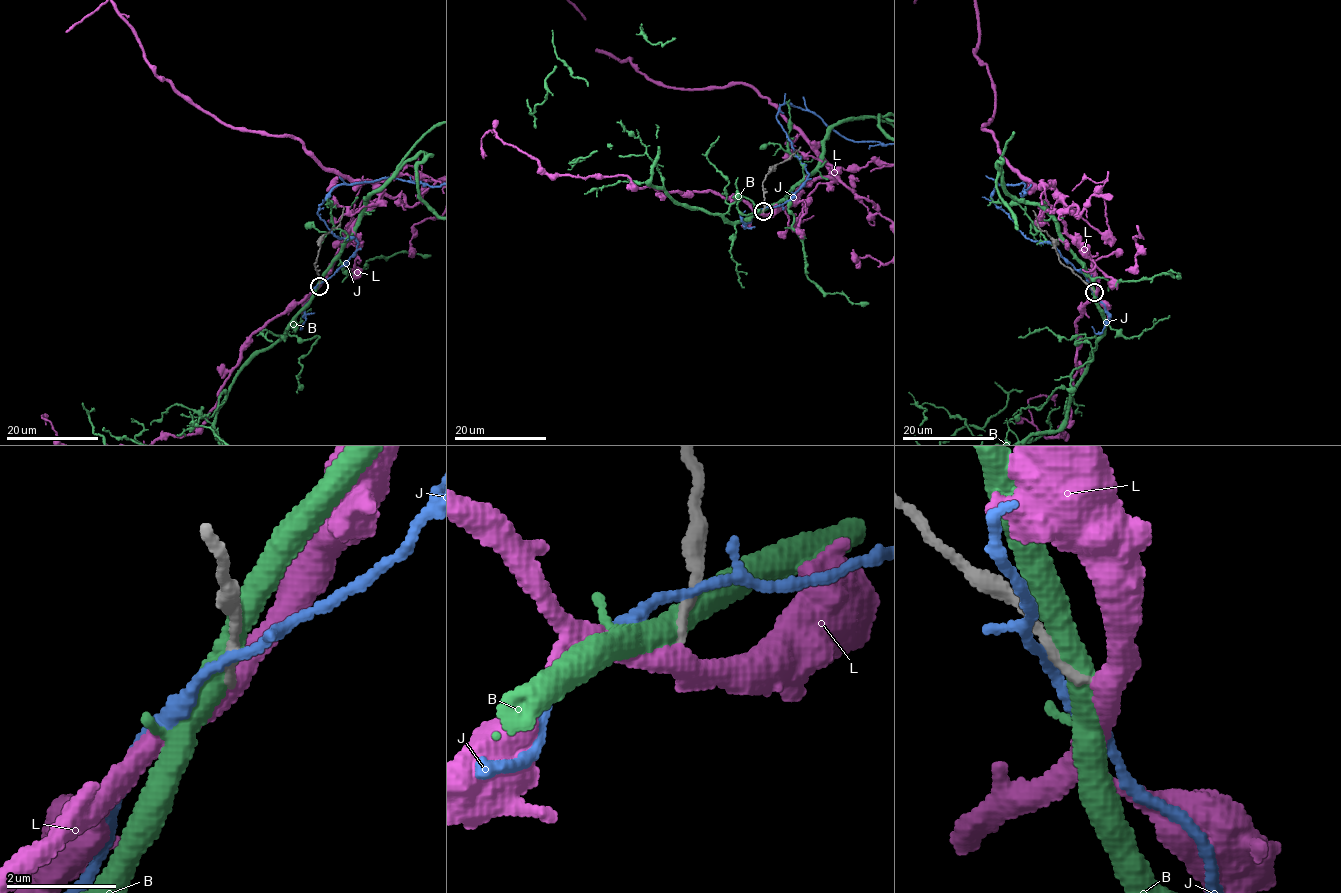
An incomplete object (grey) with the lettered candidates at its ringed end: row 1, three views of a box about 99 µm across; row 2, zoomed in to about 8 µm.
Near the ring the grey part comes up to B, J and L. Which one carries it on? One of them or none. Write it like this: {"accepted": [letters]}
{"accepted": []}

